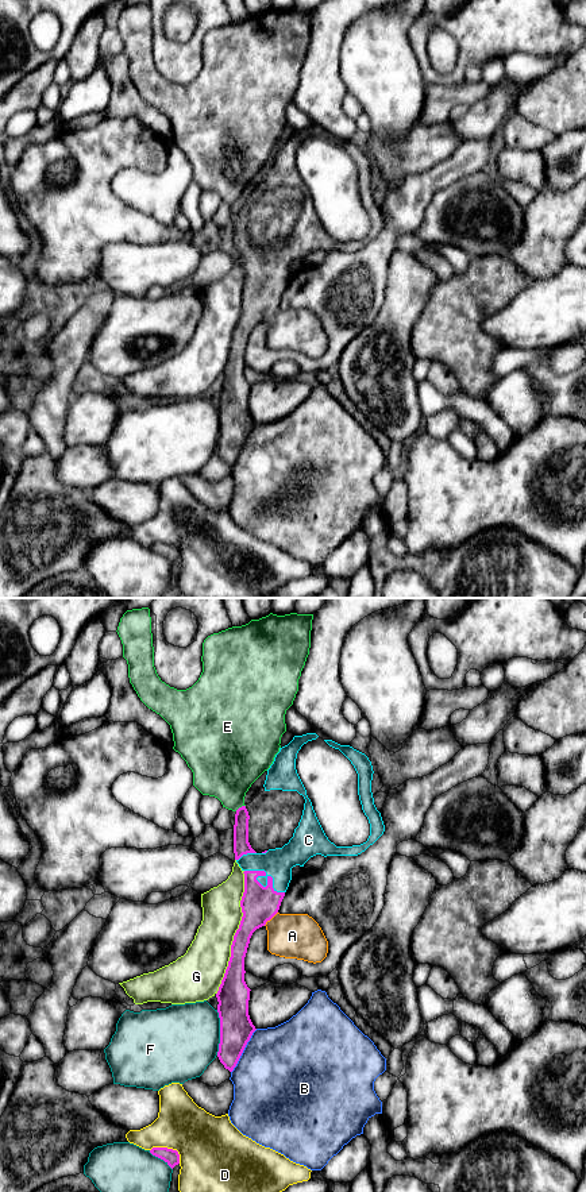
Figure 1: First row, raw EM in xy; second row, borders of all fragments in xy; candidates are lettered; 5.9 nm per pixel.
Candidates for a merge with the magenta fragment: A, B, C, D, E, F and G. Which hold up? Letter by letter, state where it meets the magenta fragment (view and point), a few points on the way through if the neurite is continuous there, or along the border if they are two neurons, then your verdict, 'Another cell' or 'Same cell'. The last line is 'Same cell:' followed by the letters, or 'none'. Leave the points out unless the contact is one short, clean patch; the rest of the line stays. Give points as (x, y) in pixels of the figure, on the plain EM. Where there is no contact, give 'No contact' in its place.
A: Touches magenta at xy (270, 313). Path across: xy (259, 300), (270, 313), (292, 331). Same cell
B: Touches magenta at xy (243, 444). Another cell
C: Touches magenta at xy (269, 272). Same cell
D: Touches magenta at xy (169, 544). Another cell
E: Touches magenta at xy (239, 203). Another cell
F: Touches magenta at xy (220, 428). Another cell
G: Touches magenta at xy (235, 328). Another cell
Same cell: A, C

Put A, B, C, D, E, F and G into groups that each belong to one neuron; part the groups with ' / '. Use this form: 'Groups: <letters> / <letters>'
Groups: A C / B / D / E / F G

